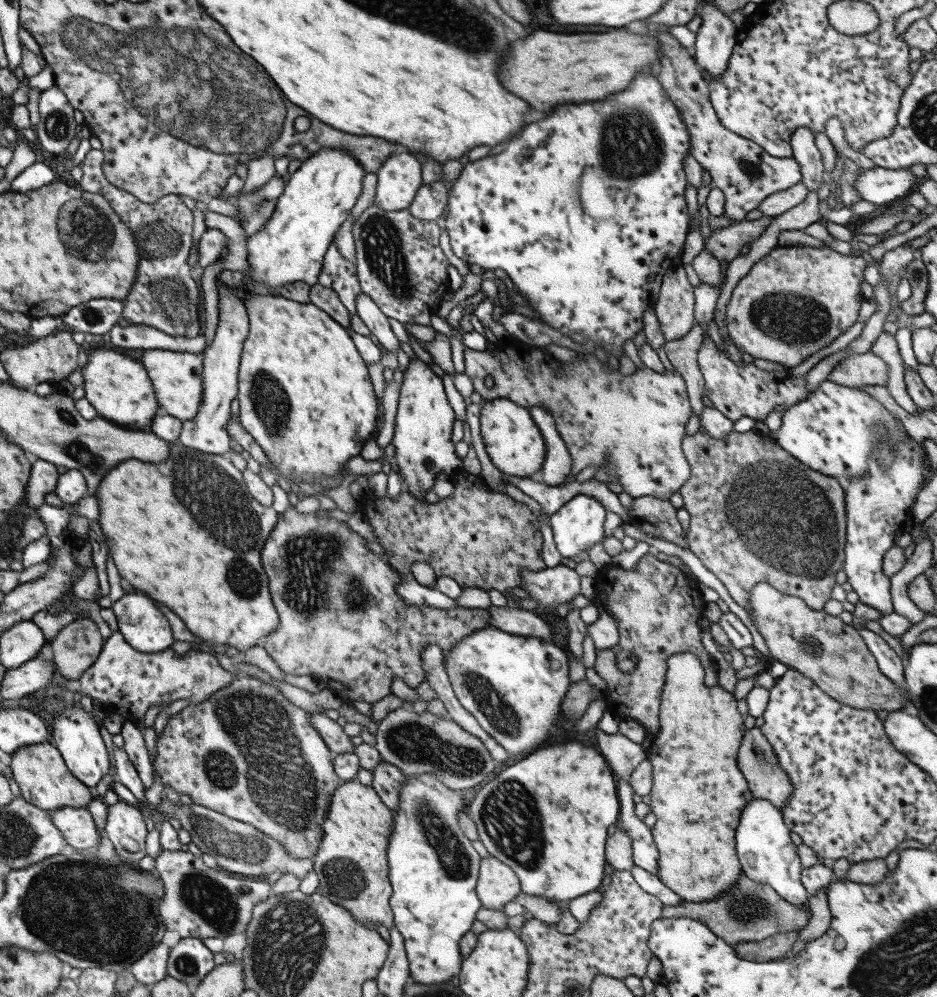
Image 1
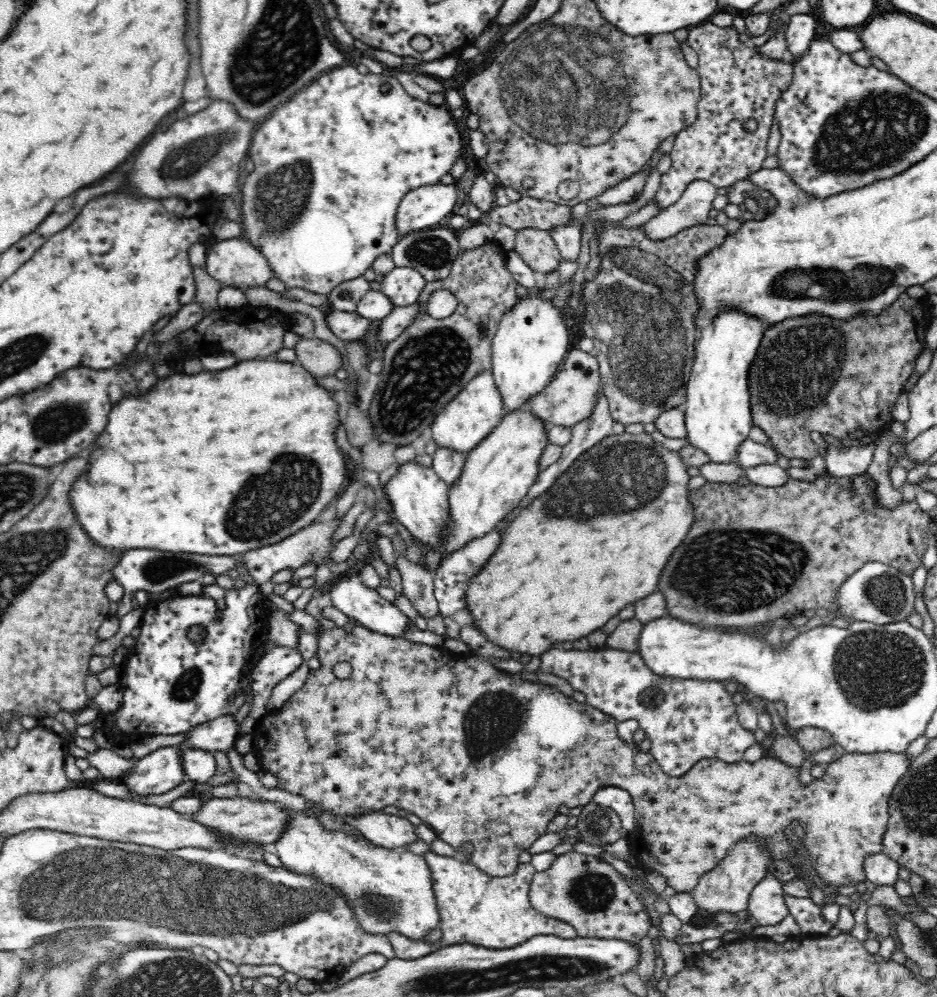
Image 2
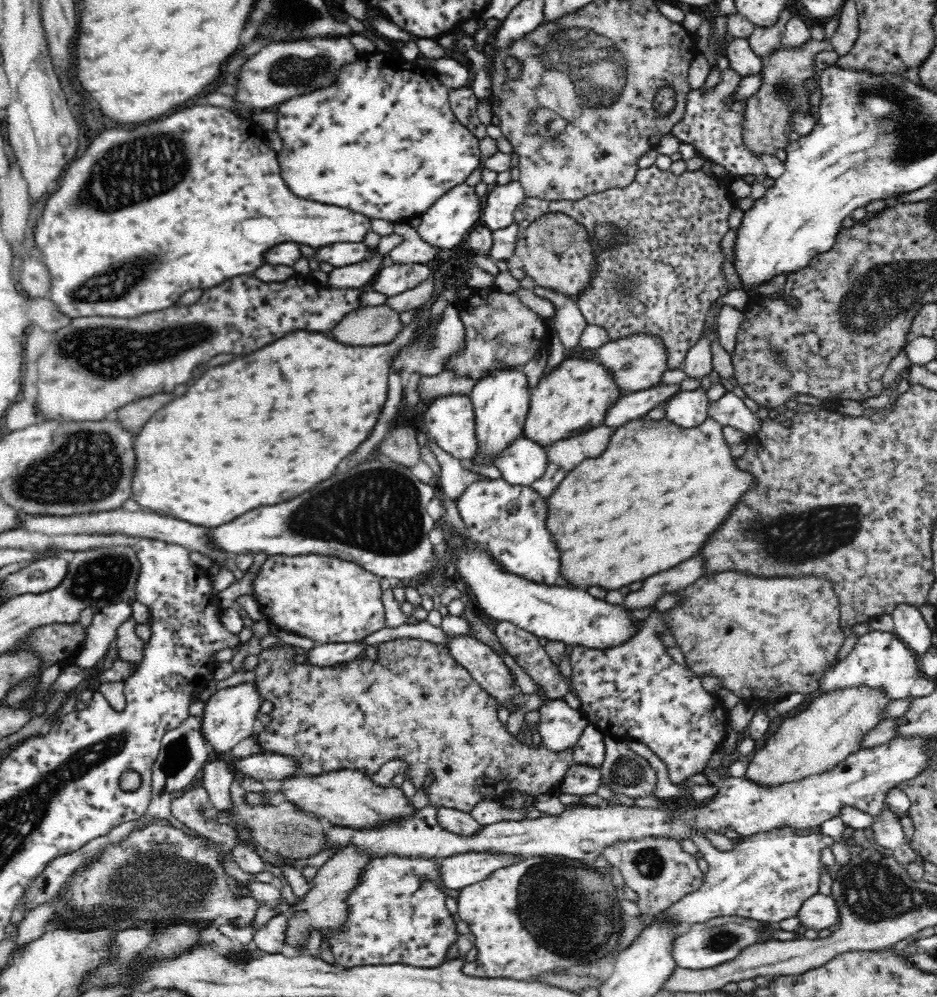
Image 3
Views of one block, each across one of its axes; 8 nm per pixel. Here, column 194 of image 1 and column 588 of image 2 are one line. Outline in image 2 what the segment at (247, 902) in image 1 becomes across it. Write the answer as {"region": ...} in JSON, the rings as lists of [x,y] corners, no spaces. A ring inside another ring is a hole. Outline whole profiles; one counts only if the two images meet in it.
{"region":[[[562,854],[546,872],[536,872],[530,886],[530,902],[540,914],[574,926],[580,938],[620,938],[630,944],[640,944],[652,928],[648,914],[622,874],[602,858],[586,854]]]}

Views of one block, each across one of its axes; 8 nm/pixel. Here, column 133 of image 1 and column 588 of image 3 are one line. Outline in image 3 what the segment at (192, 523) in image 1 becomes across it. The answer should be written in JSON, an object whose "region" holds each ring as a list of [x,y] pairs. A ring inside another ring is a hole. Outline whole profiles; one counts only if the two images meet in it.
{"region":[[[646,416],[642,420],[632,420],[632,422],[624,424],[624,426],[620,426],[618,430],[614,430],[614,434],[610,436],[608,448],[604,450],[602,456],[592,458],[592,460],[584,460],[584,464],[580,464],[580,468],[574,468],[572,472],[566,474],[566,478],[556,486],[556,490],[550,494],[550,498],[546,498],[546,508],[548,508],[546,530],[548,530],[552,542],[556,544],[558,552],[560,552],[560,576],[566,580],[568,588],[586,586],[586,590],[590,590],[590,588],[598,586],[598,588],[604,588],[606,592],[620,590],[620,588],[630,586],[634,582],[644,582],[646,578],[650,578],[650,576],[654,576],[658,572],[676,568],[678,564],[690,560],[692,554],[696,556],[696,552],[706,542],[706,538],[728,516],[728,512],[740,500],[740,496],[744,496],[744,492],[748,492],[748,488],[754,484],[752,476],[738,470],[736,464],[734,464],[734,458],[730,458],[730,448],[724,442],[722,428],[724,428],[724,424],[716,422],[714,418],[704,420],[696,428],[682,428],[682,426],[674,424],[672,420],[668,420],[668,418],[652,420],[652,418]]]}

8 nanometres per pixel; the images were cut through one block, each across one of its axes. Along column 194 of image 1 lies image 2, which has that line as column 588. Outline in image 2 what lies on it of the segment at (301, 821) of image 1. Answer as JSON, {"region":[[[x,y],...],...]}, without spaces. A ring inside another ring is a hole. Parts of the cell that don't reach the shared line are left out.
{"region":[[[324,624],[320,628],[320,632],[324,634],[324,646],[322,646],[322,654],[318,654],[320,660],[320,668],[318,670],[310,670],[306,684],[280,708],[280,710],[272,710],[266,716],[266,724],[260,726],[258,730],[252,732],[254,736],[254,754],[258,756],[258,762],[262,764],[262,768],[266,772],[272,772],[278,778],[278,788],[294,794],[294,796],[302,796],[306,802],[314,802],[322,812],[330,812],[338,818],[352,818],[352,816],[362,816],[368,812],[382,812],[386,806],[398,806],[410,814],[416,814],[422,824],[426,824],[428,828],[432,828],[440,840],[444,840],[446,844],[450,844],[456,852],[456,856],[468,860],[472,866],[476,866],[478,870],[490,874],[490,876],[512,876],[518,868],[520,868],[520,854],[528,852],[530,846],[542,836],[546,834],[546,822],[554,820],[558,816],[558,808],[566,806],[566,808],[576,808],[576,806],[586,806],[594,800],[596,792],[600,792],[606,786],[612,788],[622,788],[624,792],[628,792],[628,796],[632,798],[634,806],[636,806],[636,832],[630,836],[632,848],[634,848],[634,858],[636,858],[636,868],[642,868],[646,872],[660,872],[668,886],[672,886],[676,892],[692,892],[700,878],[708,872],[712,872],[720,860],[724,860],[728,856],[728,852],[732,850],[732,844],[738,844],[740,840],[744,840],[750,834],[756,834],[760,838],[766,840],[766,850],[772,856],[772,862],[778,860],[792,860],[794,856],[798,856],[798,852],[806,850],[810,856],[810,864],[812,868],[822,876],[822,880],[826,884],[832,886],[856,886],[860,882],[866,882],[866,872],[864,872],[864,860],[868,860],[870,856],[876,854],[884,854],[882,848],[882,834],[886,832],[886,824],[890,818],[890,800],[892,800],[892,792],[894,788],[900,784],[900,780],[906,776],[906,772],[910,770],[912,760],[906,758],[904,754],[844,754],[838,762],[832,762],[830,766],[826,766],[826,772],[822,778],[812,780],[810,784],[802,784],[802,776],[800,776],[800,768],[792,768],[776,758],[762,758],[754,764],[750,762],[738,762],[738,764],[726,764],[722,760],[700,760],[696,764],[694,770],[690,770],[684,778],[670,778],[660,766],[658,762],[652,758],[652,754],[642,754],[638,744],[634,742],[624,742],[618,736],[618,722],[604,714],[602,710],[586,704],[578,704],[574,698],[564,696],[562,692],[558,692],[556,688],[548,686],[548,684],[534,684],[534,682],[526,682],[520,674],[510,674],[510,672],[502,672],[498,668],[494,668],[488,660],[480,658],[480,656],[452,656],[452,652],[444,650],[444,648],[434,648],[434,646],[426,646],[426,644],[412,644],[404,638],[392,638],[386,634],[378,634],[370,628],[364,626],[356,626],[350,634],[344,632],[344,628],[338,628],[334,624]],[[340,662],[350,662],[352,666],[352,674],[344,680],[336,678],[336,674],[332,672],[332,668]],[[798,820],[802,824],[802,828],[806,830],[802,840],[790,840],[786,836],[786,828]],[[470,842],[474,846],[472,856],[464,856],[460,854],[462,846]]]}

